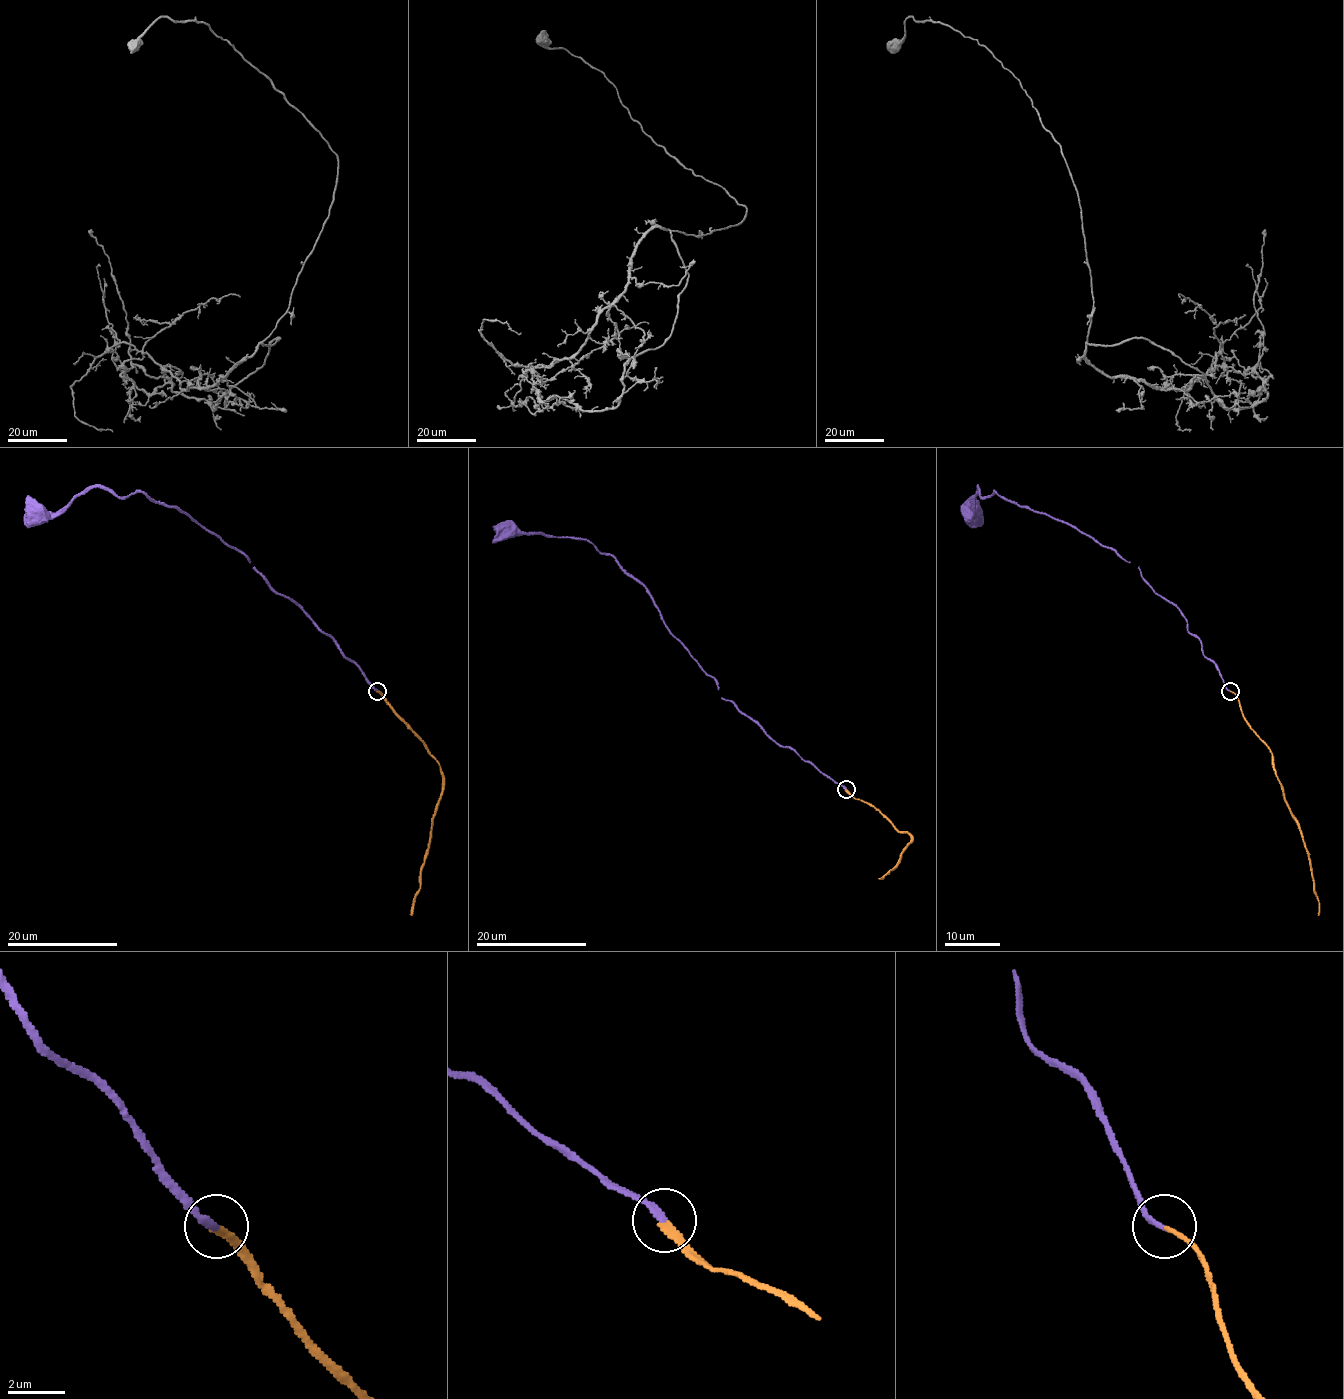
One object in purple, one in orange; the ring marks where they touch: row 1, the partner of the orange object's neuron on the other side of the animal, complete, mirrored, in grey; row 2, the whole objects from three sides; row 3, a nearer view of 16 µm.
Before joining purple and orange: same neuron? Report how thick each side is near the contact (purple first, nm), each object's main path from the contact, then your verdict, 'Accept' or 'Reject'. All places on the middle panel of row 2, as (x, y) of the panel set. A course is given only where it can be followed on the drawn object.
Thickness 190 nm (purple) against 190 nm. Course of purple: (846, 790), (721, 697), (650, 594), (610, 555), (573, 537), (506, 532). Course of orange: (846, 790), (911, 836), (897, 864), (879, 878). Accept

